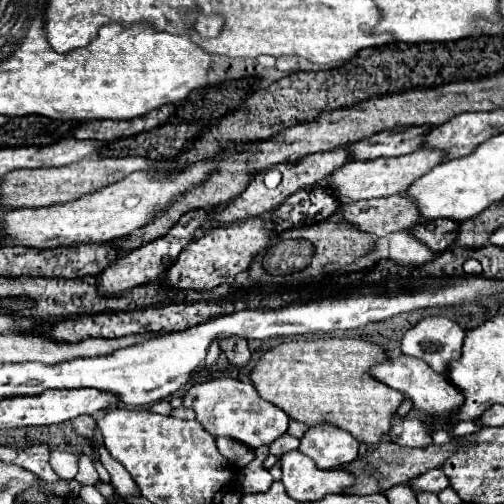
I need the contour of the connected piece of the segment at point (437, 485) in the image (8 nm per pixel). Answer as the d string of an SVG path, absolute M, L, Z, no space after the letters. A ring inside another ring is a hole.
M435 468L435 470L427 470L423 474L419 474L417 478L413 478L409 482L409 488L419 494L419 492L433 492L433 494L439 494L441 490L445 490L449 486L449 480L445 478L445 474Z

